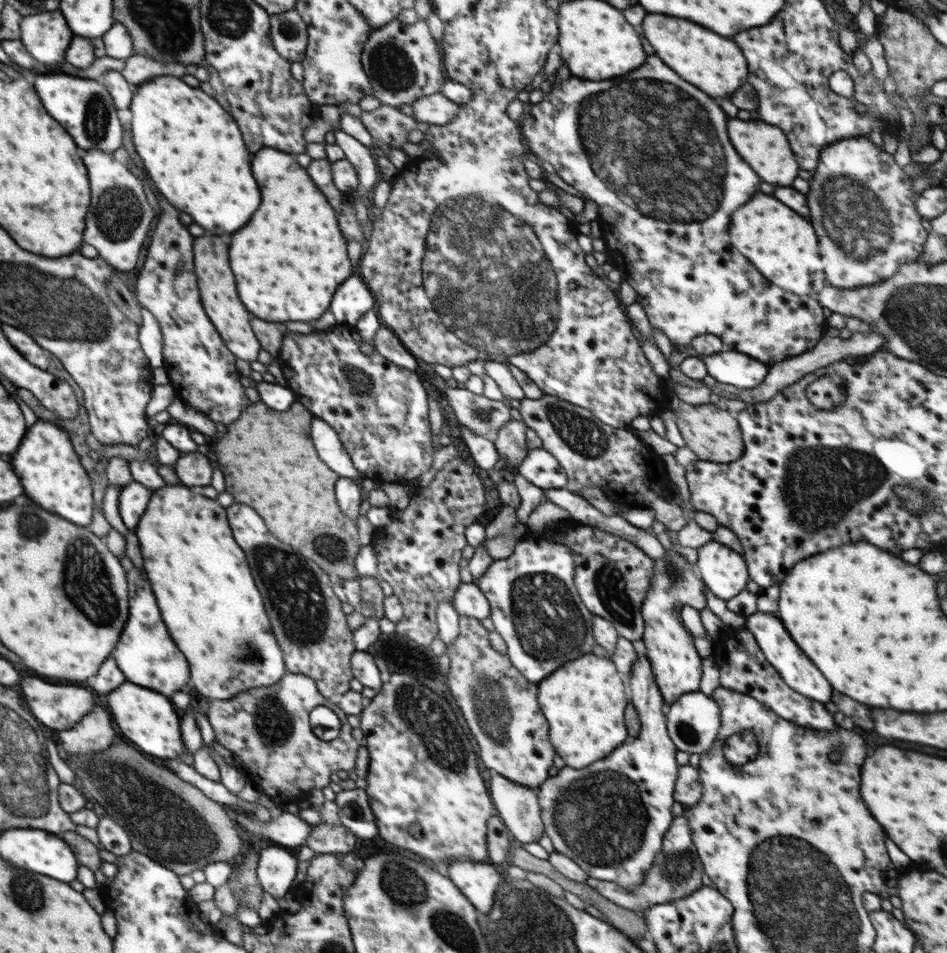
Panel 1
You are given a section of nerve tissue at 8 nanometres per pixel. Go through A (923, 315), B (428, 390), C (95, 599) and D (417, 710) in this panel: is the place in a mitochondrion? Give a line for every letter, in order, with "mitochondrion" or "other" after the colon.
A: mitochondrion
B: other
C: mitochondrion
D: mitochondrion

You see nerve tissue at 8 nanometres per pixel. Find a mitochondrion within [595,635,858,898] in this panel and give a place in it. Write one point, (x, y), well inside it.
(677, 868)

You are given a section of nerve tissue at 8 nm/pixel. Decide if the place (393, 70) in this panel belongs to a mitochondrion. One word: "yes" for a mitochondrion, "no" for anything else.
yes

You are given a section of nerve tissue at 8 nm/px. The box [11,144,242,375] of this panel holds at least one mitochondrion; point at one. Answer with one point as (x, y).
(66, 312)

